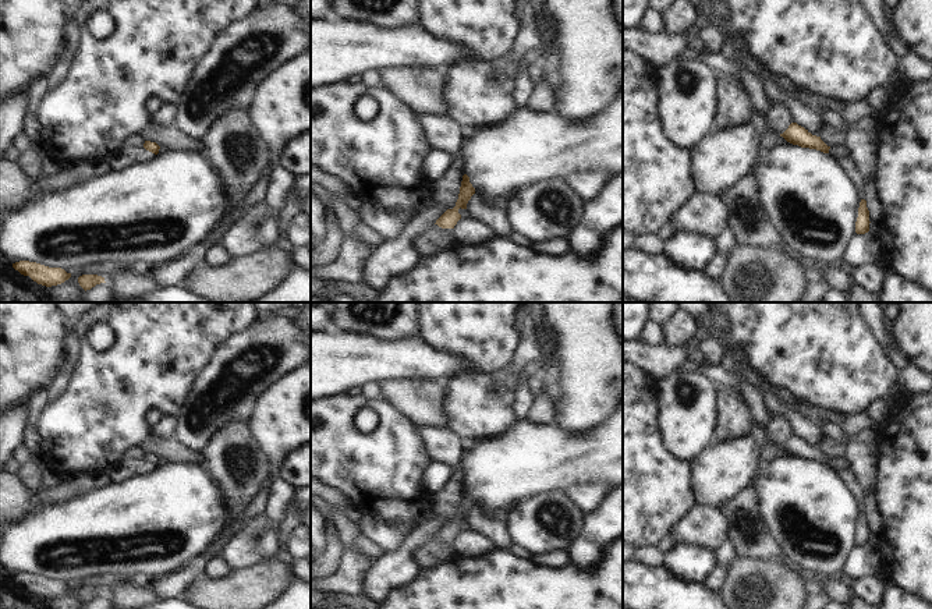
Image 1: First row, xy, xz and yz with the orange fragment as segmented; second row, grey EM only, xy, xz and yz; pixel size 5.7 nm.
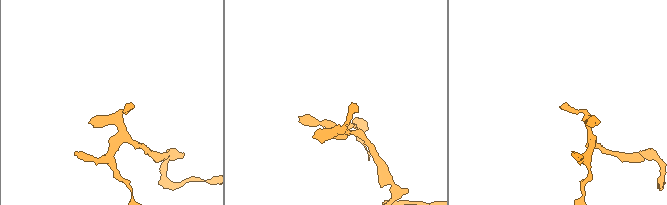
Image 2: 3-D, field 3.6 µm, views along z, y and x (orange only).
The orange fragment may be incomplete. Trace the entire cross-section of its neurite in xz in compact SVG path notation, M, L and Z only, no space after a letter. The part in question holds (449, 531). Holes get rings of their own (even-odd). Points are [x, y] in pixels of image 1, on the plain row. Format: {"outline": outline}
{"outline": "M467 486L463 488L461 499L458 511L456 514L456 518L453 521L447 521L435 537L437 537L442 541L454 541L457 534L461 531L461 527L458 525L458 521L467 521L467 516L471 511L471 509L475 506L475 500L469 495L469 489Z"}

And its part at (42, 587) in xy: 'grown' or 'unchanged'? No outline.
unchanged

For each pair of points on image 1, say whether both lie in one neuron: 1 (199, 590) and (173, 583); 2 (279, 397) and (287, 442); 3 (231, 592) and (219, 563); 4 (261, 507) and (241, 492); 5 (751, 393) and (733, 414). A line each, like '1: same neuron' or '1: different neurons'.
1: different neurons
2: same neuron
3: different neurons
4: different neurons
5: different neurons

